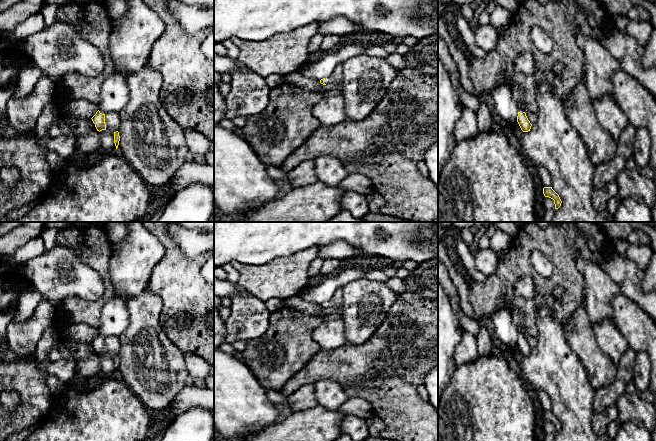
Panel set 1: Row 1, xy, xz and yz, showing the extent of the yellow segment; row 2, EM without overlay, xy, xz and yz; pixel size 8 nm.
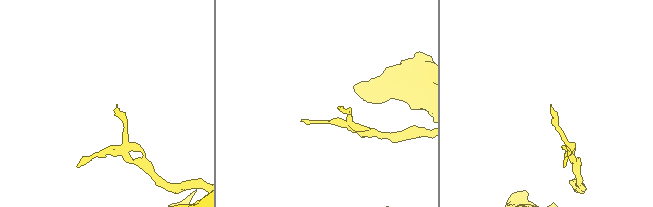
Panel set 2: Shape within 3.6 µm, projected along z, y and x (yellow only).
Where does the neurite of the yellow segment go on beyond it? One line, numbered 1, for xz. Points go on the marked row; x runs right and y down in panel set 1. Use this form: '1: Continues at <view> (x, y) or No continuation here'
1: No continuation here

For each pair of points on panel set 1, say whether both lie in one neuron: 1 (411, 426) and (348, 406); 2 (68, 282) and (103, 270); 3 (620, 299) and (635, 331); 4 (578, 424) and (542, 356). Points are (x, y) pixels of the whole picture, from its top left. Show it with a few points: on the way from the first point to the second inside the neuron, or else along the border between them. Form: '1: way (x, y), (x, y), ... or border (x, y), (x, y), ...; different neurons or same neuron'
1: border (357, 397), (364, 398), (370, 404), (374, 416); different neurons
2: border (80, 257), (100, 275), (103, 281), (103, 295); different neurons
3: way (623, 307), (634, 323); same neuron
4: way (574, 407), (571, 393), (565, 380), (559, 373); same neuron

